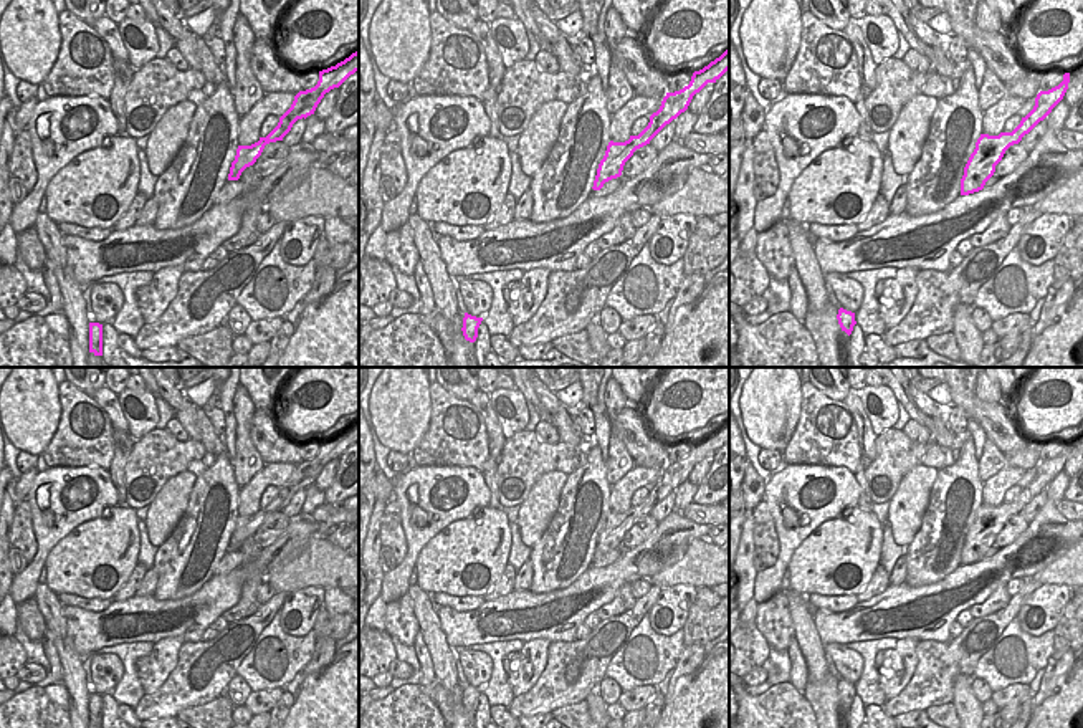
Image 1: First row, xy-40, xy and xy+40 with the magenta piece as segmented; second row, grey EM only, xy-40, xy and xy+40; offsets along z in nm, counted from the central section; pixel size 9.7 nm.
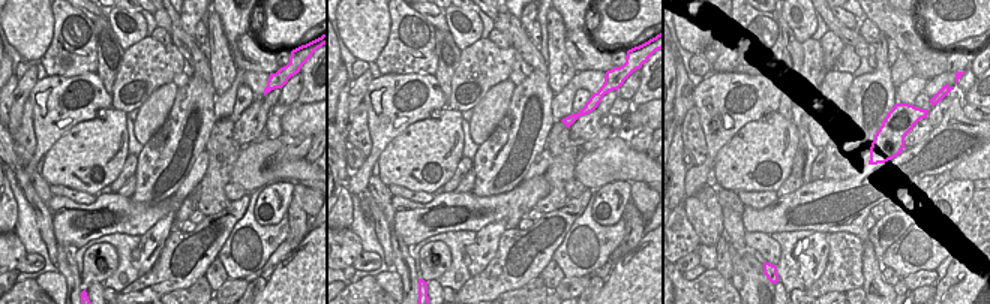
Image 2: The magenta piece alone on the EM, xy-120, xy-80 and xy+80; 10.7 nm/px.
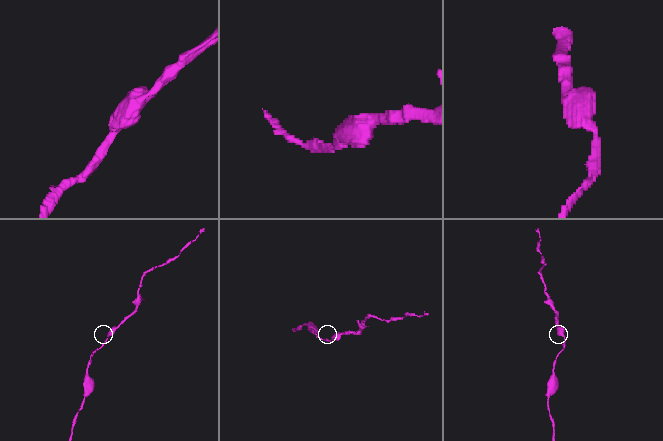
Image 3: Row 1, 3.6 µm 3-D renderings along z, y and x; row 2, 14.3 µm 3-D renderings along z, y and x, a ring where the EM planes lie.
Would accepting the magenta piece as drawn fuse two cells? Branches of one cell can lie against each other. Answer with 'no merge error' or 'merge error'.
no merge error

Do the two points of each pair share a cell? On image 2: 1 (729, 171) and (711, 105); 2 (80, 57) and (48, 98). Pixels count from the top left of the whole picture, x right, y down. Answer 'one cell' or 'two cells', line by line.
1: two cells
2: two cells

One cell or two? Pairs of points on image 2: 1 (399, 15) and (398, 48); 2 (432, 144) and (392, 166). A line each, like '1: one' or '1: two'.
1: one
2: one

